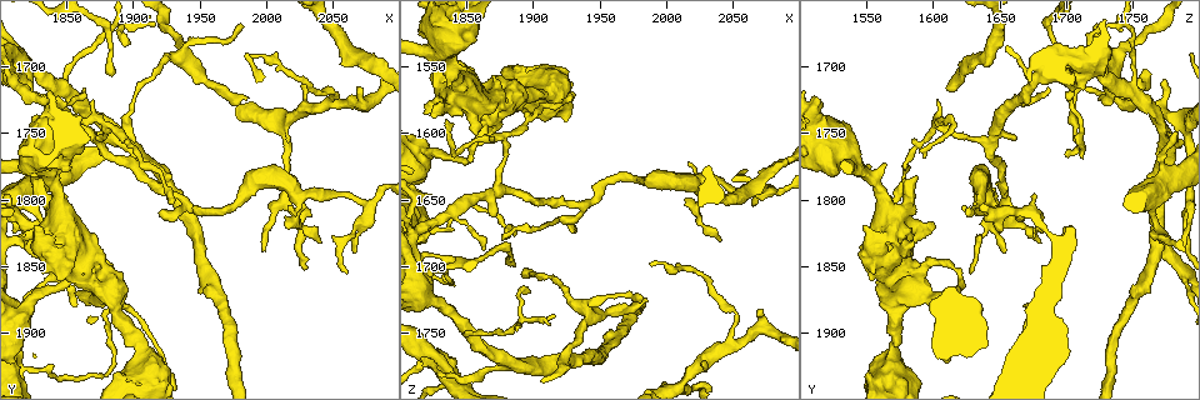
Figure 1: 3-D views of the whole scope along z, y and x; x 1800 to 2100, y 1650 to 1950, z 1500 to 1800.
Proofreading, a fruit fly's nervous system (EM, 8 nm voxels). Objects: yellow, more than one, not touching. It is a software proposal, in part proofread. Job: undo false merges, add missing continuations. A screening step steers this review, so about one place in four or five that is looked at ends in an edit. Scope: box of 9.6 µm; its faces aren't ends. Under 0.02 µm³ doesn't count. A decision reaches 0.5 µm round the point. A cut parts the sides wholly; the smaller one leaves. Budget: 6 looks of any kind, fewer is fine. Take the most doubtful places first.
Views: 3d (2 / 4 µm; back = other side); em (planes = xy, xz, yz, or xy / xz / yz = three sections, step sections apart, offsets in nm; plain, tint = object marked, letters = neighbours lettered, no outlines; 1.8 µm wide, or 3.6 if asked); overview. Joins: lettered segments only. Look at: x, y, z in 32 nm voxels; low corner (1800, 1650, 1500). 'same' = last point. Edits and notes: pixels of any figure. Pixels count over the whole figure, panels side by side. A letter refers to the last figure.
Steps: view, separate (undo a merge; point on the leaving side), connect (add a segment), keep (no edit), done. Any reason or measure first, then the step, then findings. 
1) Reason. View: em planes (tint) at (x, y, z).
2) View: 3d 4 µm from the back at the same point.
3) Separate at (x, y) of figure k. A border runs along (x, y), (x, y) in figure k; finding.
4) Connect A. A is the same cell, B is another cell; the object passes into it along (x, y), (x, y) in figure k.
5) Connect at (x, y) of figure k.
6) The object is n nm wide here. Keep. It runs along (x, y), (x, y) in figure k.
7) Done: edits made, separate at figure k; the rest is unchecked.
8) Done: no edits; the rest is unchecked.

Closes a loop. View: 3d 4 µm at (1880, 1872, 1574).

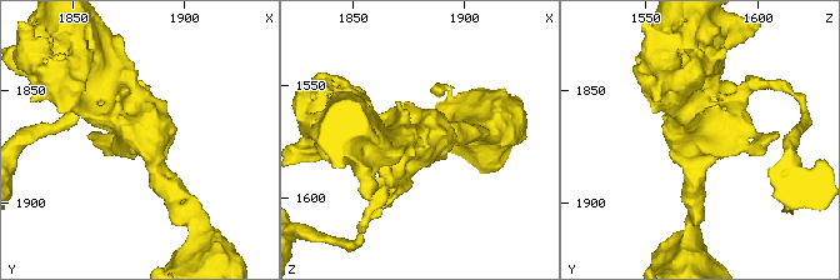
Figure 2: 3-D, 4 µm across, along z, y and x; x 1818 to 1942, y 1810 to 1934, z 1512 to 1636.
Need the tissue. View: em 3.6 µm planes (letters) at (1882, 1872, 1575).

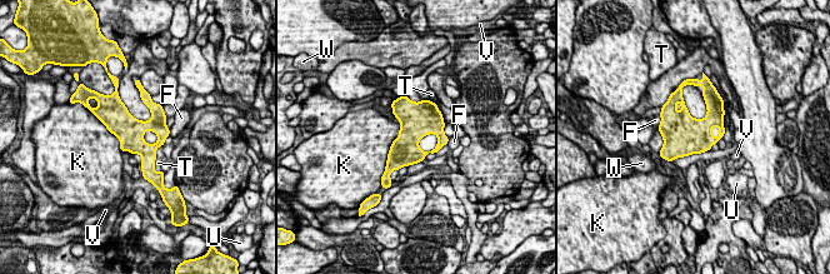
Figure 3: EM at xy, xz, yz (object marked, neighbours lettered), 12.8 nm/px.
Keep. F, K, T, U, V and W are other cells; a border runs along (399, 124), (385, 167) in figure 3; all the same cell.

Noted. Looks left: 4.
Narrows sharply. View: 3d 2 µm at (1880, 1744, 1770).

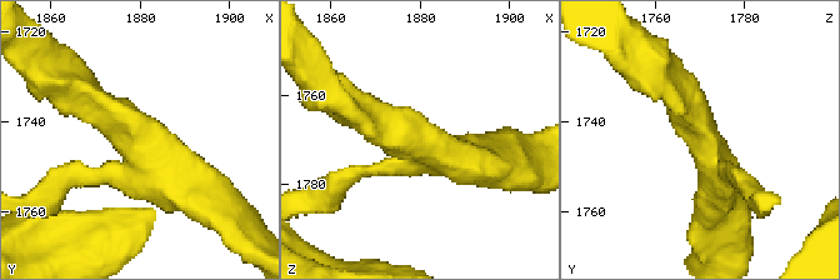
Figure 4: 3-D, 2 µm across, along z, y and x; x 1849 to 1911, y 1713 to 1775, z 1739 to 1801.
3 arms meet here. View: em yz step 8 (tint) at (1880, 1744, 1770).

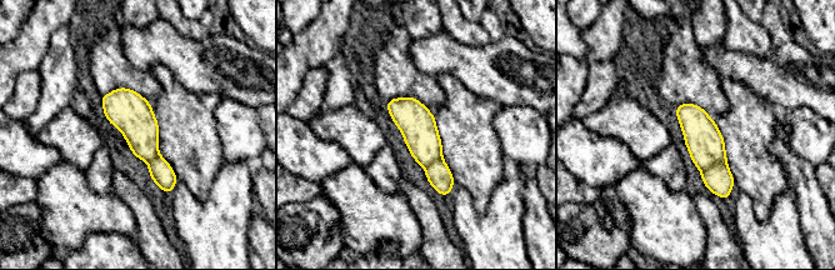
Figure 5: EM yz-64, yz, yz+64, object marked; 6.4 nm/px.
View: em planes (letters) at the same point.

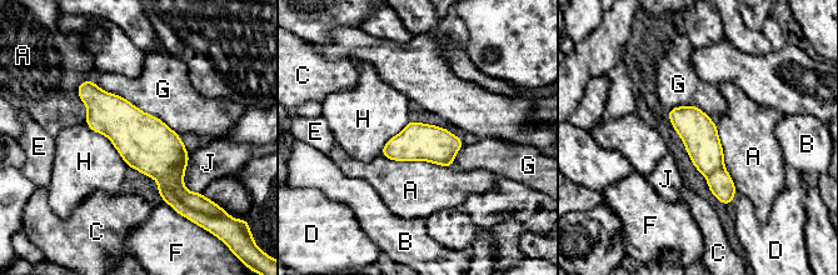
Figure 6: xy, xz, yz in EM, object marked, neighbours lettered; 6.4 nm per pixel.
The object is 240 nm wide here. Separate at (164, 159) of figure 6. A, B, C, D, E, F, G, H and J are other cells; a border runs along (160, 185), (169, 189), (190, 208) in figure 6; two cells meet here.

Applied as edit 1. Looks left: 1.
Done: edits made, separate at figure 6; the rest is unchecked.

